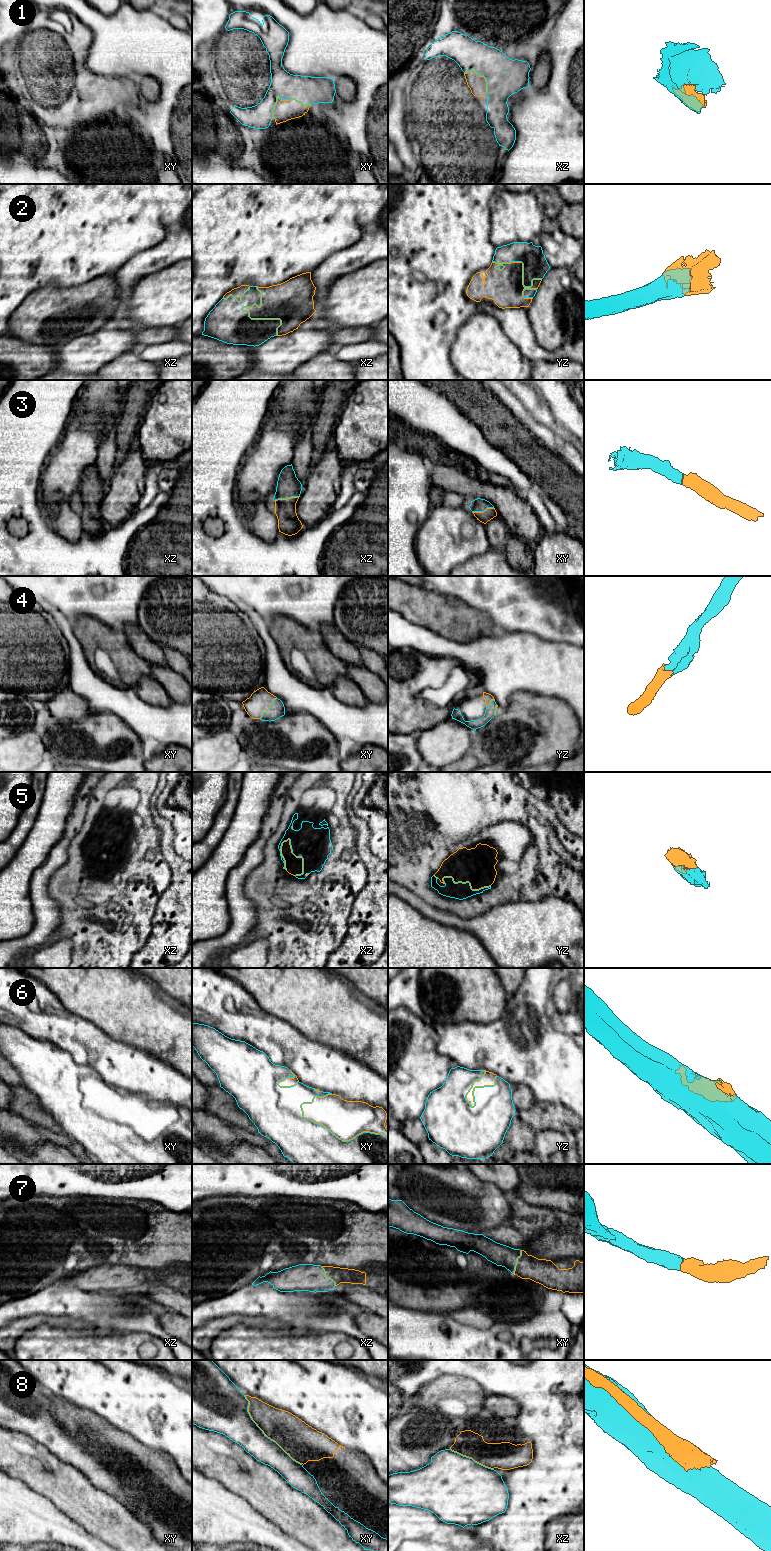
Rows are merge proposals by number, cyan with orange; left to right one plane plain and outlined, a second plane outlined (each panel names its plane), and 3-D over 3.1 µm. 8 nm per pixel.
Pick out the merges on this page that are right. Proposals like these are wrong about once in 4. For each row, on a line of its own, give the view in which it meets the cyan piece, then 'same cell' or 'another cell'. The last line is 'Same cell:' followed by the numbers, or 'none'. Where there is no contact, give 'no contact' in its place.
1: contact in xy; same cell
2: contact in yz; same cell
3: contact in xz; same cell
4: contact in xy; same cell
5: contact in xz; same cell
6: contact in xy; same cell
7: contact in xy; same cell
8: contact in xy; another cell
Same cell: 1, 2, 3, 4, 5, 6, 7

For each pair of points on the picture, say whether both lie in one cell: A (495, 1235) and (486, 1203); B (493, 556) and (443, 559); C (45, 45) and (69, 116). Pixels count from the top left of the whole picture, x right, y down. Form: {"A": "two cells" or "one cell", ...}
{"A": "two cells", "B": "two cells", "C": "one cell"}

